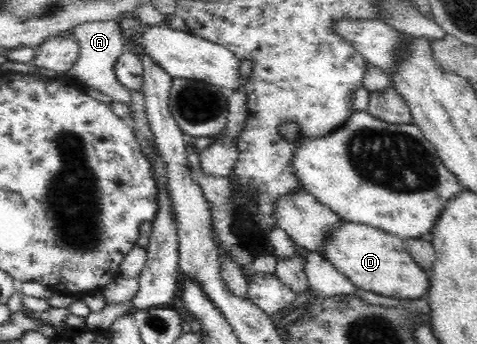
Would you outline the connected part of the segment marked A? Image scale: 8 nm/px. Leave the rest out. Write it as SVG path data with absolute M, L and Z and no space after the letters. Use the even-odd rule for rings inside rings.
M87 21L73 29L72 34L79 44L79 55L73 67L68 71L67 78L91 89L97 89L103 95L109 95L112 101L123 103L131 109L131 93L119 82L115 74L115 63L119 55L127 50L121 26L118 21Z

